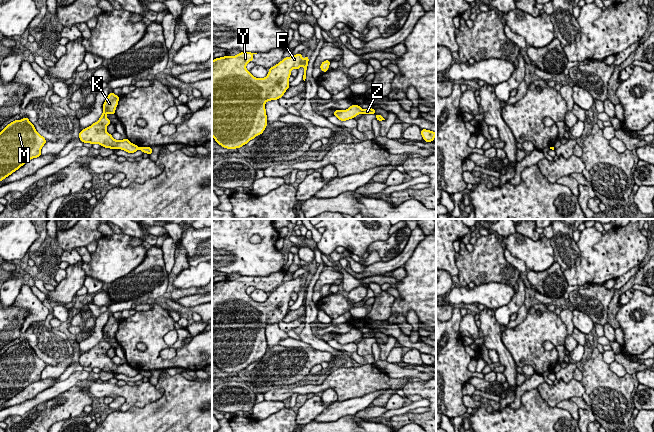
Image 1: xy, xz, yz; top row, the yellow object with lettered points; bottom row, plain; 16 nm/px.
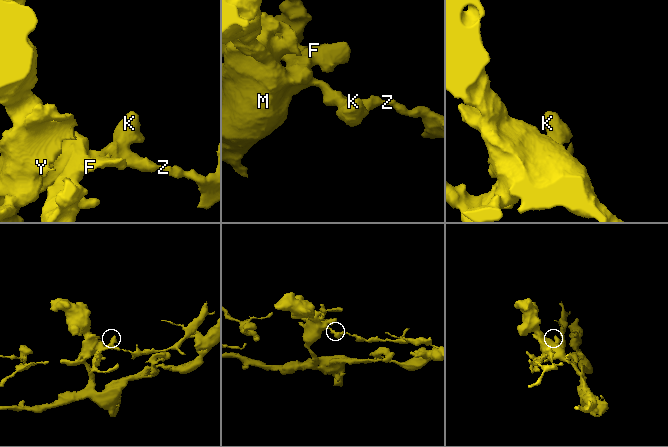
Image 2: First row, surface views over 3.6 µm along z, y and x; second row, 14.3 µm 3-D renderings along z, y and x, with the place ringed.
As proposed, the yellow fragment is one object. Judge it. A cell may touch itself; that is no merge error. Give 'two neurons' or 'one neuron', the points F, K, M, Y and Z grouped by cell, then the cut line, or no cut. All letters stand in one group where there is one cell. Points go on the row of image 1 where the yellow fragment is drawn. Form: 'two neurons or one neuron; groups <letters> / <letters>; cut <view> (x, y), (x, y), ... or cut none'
two neurons; groups F K M Y / Z; cut xz (363, 110), (361, 112)

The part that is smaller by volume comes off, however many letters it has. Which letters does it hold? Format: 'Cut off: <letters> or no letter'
Cut off: Z

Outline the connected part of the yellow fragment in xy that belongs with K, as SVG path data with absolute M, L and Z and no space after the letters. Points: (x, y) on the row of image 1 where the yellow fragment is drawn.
M110 92L107 99L103 103L103 114L99 120L80 131L79 139L83 143L97 143L105 148L121 149L128 153L134 153L139 149L137 145L131 143L127 138L123 140L115 140L112 137L112 134L109 134L106 130L107 126L111 124L110 120L106 117L106 114L115 114L118 101L119 96L115 95L113 92Z

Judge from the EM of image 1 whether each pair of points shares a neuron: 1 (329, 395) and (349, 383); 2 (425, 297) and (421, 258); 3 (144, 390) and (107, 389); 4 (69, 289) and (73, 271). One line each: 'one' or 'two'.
1: two
2: one
3: one
4: one

